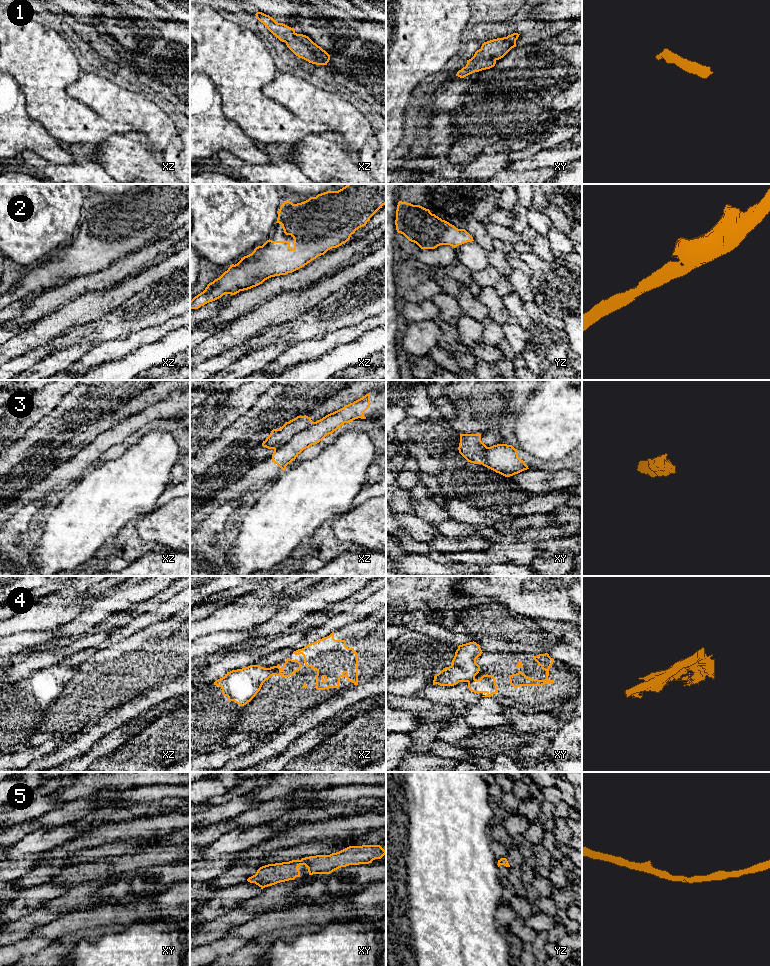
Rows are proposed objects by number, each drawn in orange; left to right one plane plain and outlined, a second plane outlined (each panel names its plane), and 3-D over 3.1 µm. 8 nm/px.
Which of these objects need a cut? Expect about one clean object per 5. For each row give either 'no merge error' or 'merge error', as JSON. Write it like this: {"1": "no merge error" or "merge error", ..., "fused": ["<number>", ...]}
{"1": "no merge error", "2": "no merge error", "3": "merge error", "4": "merge error", "5": "no merge error", "fused": ["3", "4"]}

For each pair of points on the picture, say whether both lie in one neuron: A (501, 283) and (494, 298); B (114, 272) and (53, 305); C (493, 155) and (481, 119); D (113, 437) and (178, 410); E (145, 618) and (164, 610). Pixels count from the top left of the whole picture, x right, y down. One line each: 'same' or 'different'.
A: different
B: same
C: different
D: same
E: same

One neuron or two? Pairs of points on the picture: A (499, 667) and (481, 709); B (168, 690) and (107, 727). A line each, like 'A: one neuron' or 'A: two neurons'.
A: two neurons
B: one neuron

